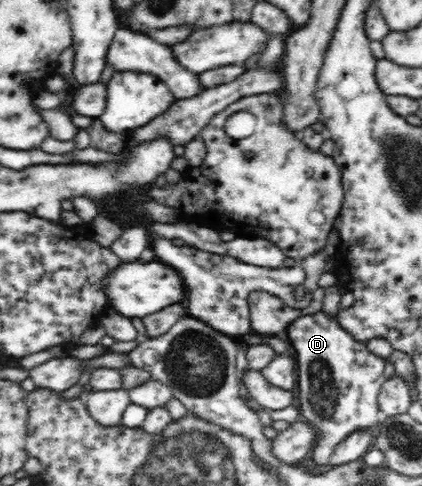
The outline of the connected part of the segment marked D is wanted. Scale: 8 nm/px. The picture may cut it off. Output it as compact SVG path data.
M324 310L296 319L295 322L289 324L284 335L298 366L297 390L299 390L301 418L316 430L316 434L319 434L309 465L316 470L323 470L328 468L337 444L343 442L351 432L369 430L377 426L382 419L382 413L378 407L378 396L383 382L388 379L385 376L385 359L371 353L365 342L355 340L336 318L326 314Z

